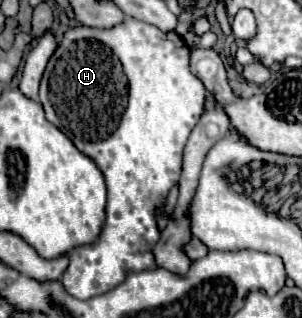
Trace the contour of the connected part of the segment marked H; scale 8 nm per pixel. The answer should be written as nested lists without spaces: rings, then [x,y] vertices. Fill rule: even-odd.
[[[125,18],[113,28],[73,26],[63,34],[49,58],[39,88],[45,118],[101,168],[107,186],[107,218],[97,242],[71,250],[69,266],[61,276],[67,292],[79,300],[109,292],[125,280],[125,272],[141,272],[155,266],[153,246],[161,238],[157,210],[179,180],[183,148],[207,96],[203,82],[189,68],[189,58],[191,50],[175,30],[163,32],[133,18]]]

